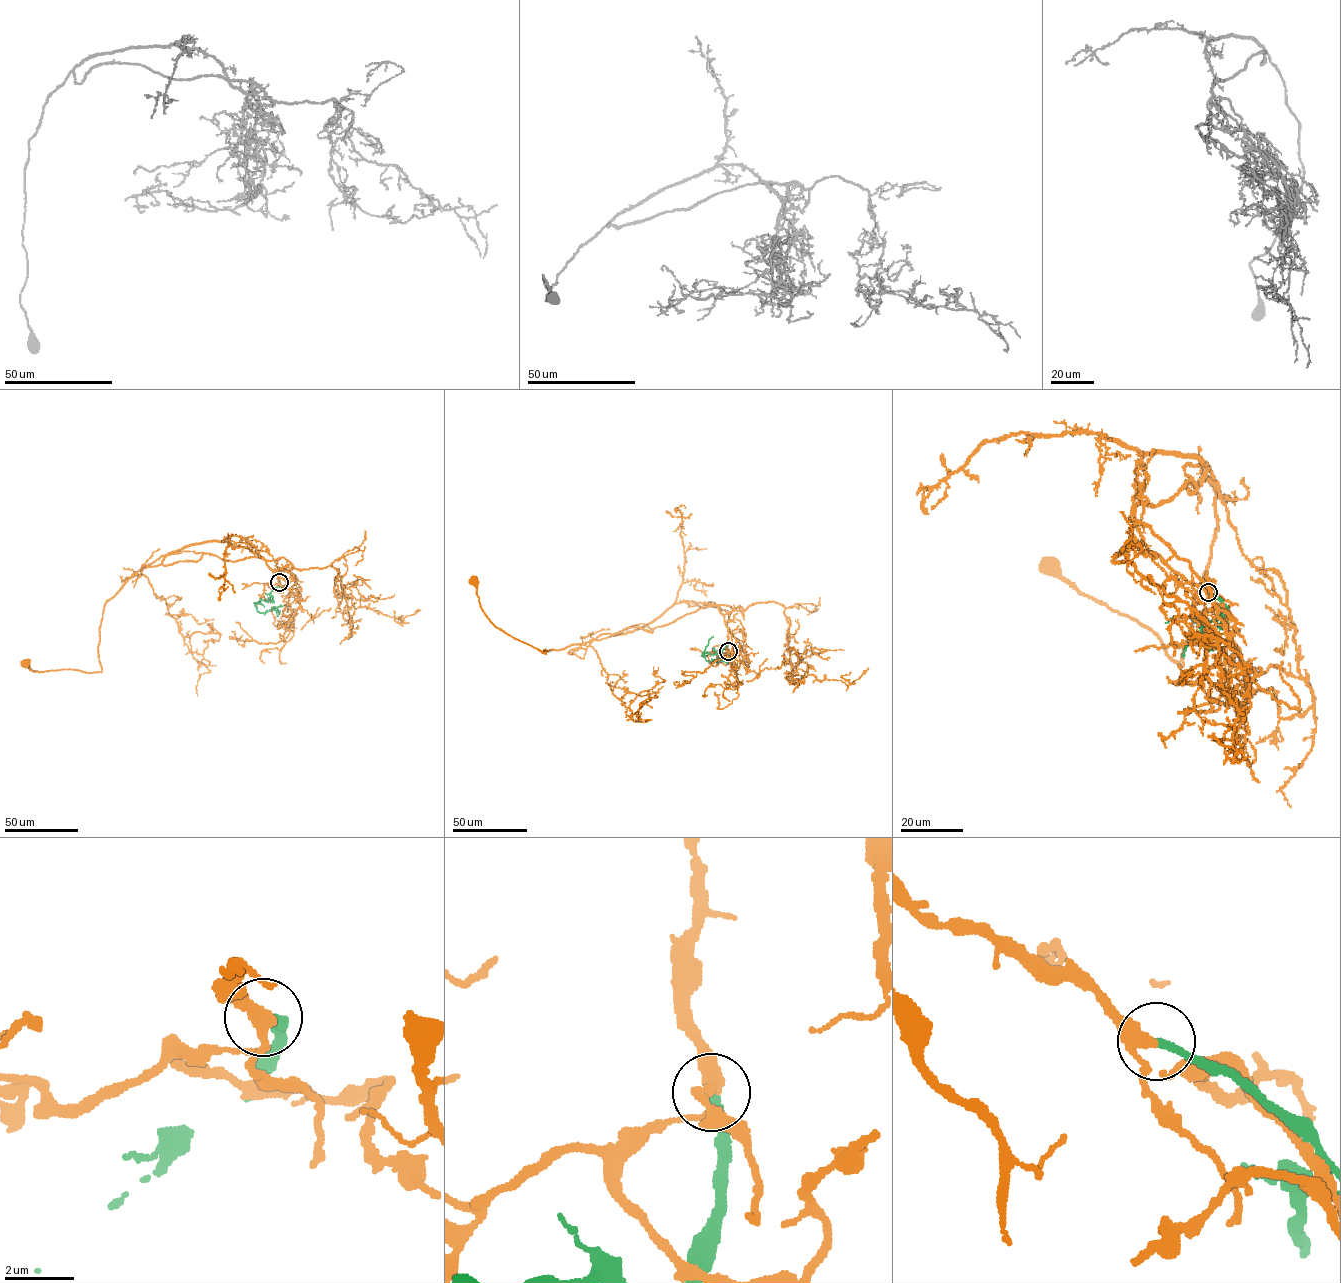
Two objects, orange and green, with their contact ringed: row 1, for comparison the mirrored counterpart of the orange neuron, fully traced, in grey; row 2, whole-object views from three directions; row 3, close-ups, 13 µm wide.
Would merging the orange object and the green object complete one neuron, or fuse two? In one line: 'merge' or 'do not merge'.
merge

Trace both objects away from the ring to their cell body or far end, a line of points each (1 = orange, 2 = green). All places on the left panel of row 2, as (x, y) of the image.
1: (280, 582), (264, 559), (192, 551), (161, 556), (104, 605), (101, 671), (41, 672), (26, 665)
2: (280, 582), (271, 592), (272, 599), (259, 601), (255, 605), (259, 612), (265, 613), (272, 607), (279, 611)

